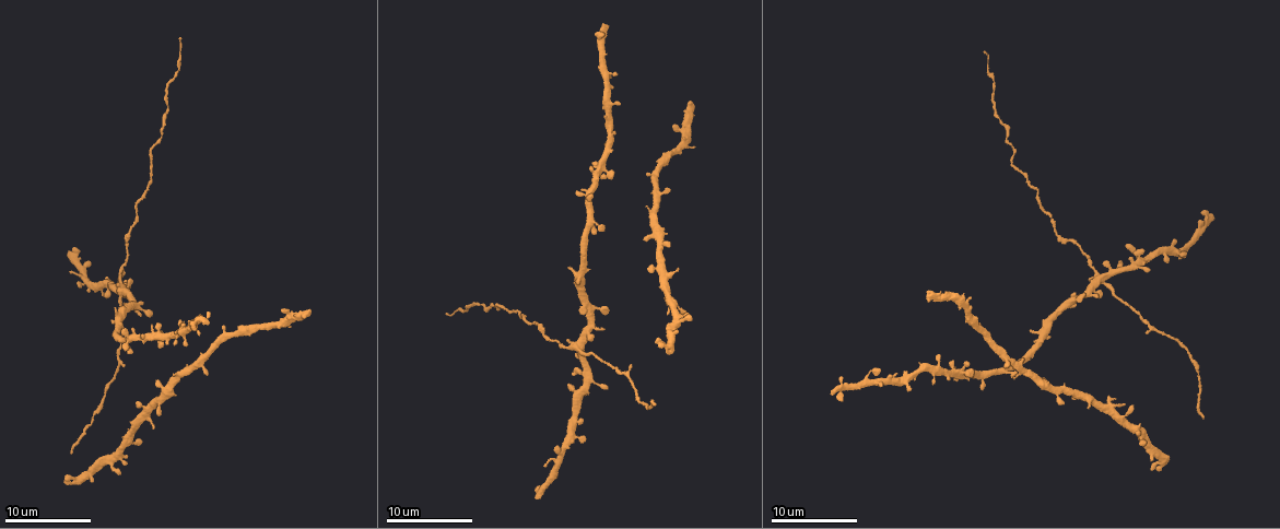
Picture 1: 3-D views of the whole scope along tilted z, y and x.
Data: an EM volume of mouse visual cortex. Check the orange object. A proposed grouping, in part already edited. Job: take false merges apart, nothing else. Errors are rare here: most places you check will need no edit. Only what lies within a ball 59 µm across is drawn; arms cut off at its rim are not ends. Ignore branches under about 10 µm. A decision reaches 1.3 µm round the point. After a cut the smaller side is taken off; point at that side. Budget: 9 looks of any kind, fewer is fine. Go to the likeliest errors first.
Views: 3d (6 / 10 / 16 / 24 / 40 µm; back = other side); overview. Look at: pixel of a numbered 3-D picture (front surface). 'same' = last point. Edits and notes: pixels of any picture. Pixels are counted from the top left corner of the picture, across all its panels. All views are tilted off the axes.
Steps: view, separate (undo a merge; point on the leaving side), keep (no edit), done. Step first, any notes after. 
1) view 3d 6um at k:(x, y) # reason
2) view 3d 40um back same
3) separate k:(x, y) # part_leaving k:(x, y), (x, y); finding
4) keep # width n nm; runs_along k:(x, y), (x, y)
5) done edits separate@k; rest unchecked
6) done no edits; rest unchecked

view 3d 16um at 1:(660, 227) # three-way junction

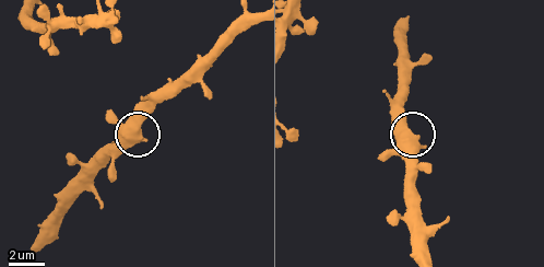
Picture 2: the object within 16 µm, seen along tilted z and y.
keep # arms 3; all the same neuron

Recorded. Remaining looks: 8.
view 3d 10um at 1:(124, 287) # four or more arms meet

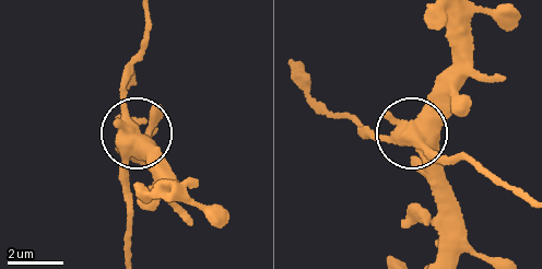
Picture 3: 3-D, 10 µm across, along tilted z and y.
separate 3:(125, 96) # width 520 nm; a second neuron is stuck on

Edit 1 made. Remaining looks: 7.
view overview

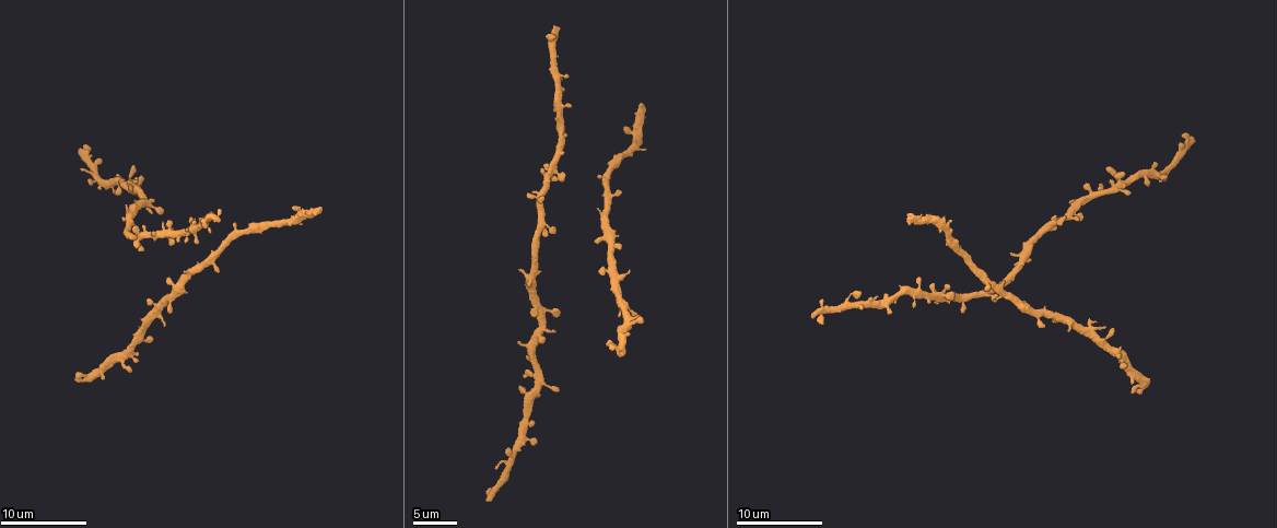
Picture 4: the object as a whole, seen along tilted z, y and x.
view 3d 16um at 4:(982, 295) # four-way junction

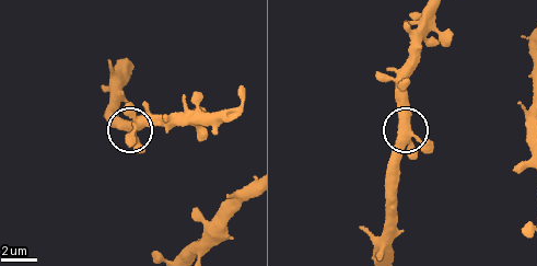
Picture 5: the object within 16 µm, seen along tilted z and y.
keep # all the same neuron

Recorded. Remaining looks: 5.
done edits separate@3; rest unchecked

